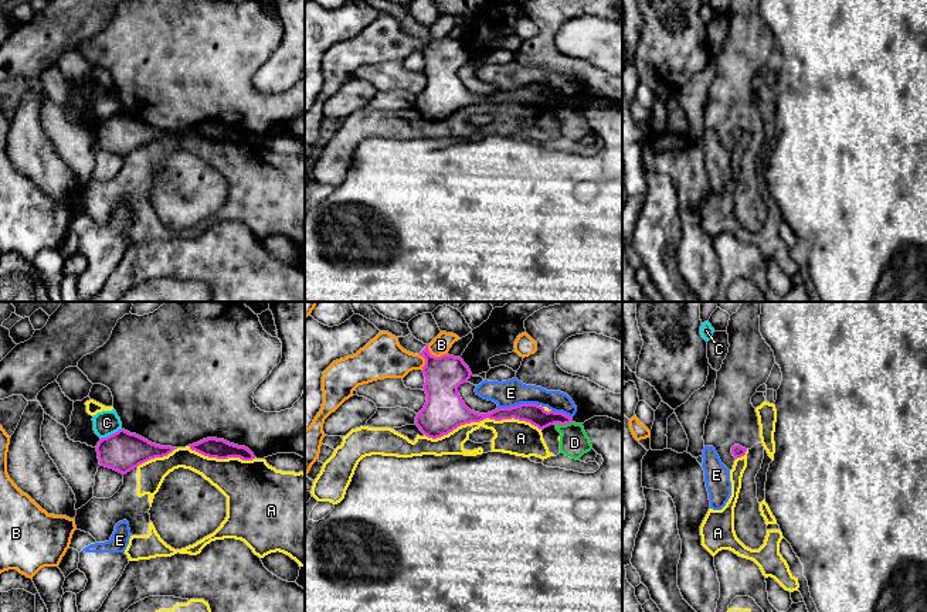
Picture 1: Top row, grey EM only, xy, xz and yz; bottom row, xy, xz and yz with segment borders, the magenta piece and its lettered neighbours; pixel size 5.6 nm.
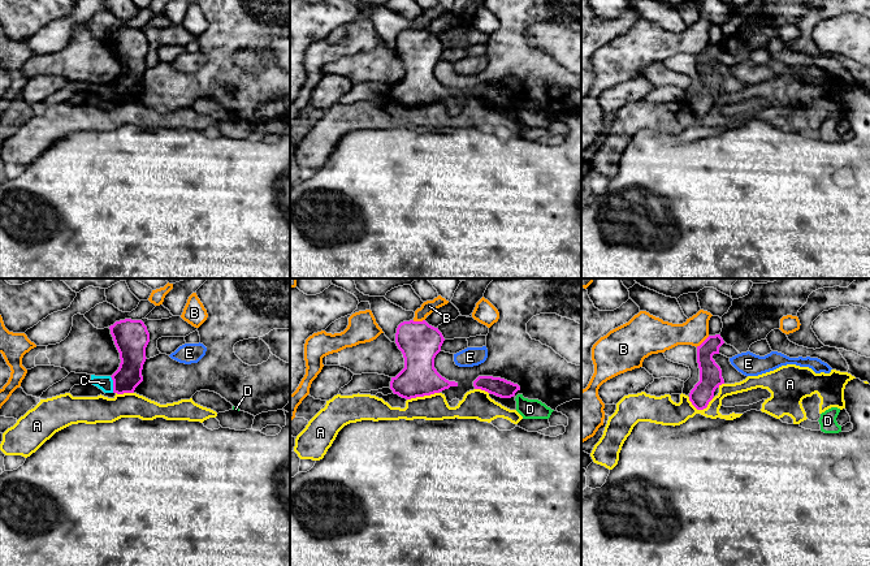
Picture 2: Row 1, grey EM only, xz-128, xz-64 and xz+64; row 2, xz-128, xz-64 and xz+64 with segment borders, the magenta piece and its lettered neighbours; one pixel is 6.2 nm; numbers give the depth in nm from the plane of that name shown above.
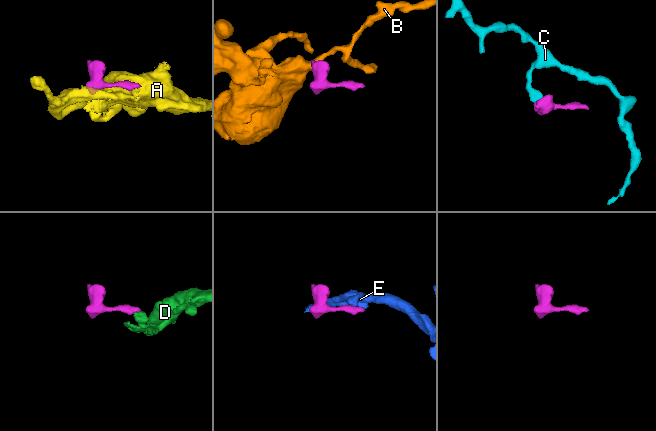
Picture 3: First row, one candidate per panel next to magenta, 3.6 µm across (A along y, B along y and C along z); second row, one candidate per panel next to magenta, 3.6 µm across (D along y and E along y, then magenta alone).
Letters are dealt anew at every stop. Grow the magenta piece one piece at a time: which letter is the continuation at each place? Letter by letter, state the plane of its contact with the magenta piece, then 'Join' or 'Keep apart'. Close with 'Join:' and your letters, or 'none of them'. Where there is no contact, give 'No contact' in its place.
A: Touches magenta in xz. Keep apart
B: Touches magenta in xz. Keep apart
C: Touches magenta in xy. Keep apart
D: Touches magenta in xz. Keep apart
E: Touches magenta in xz. Keep apart
Join: none of them

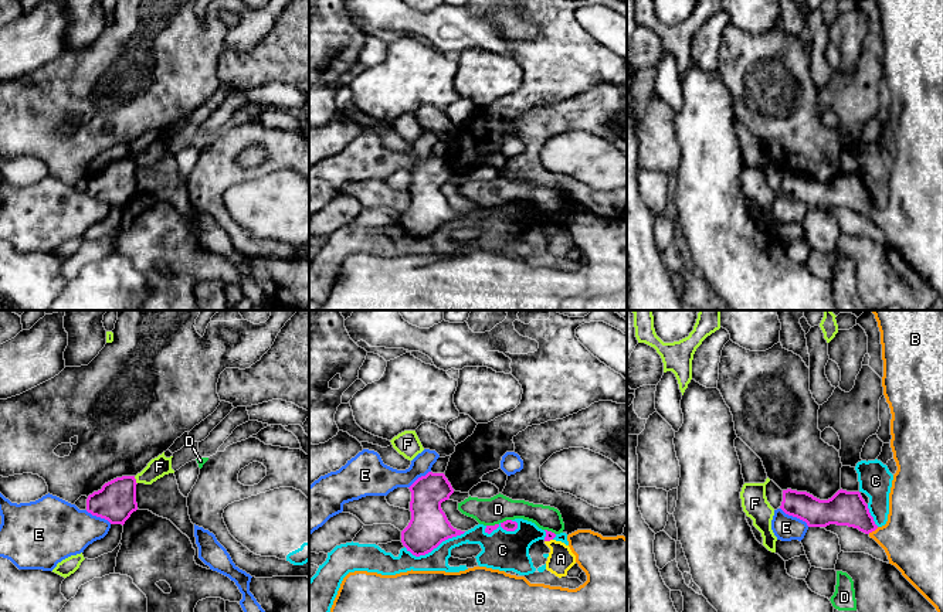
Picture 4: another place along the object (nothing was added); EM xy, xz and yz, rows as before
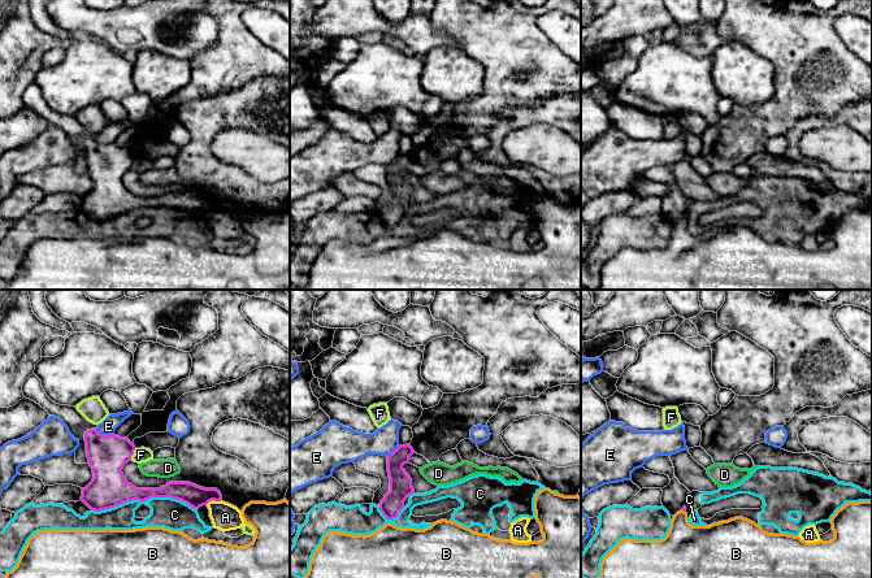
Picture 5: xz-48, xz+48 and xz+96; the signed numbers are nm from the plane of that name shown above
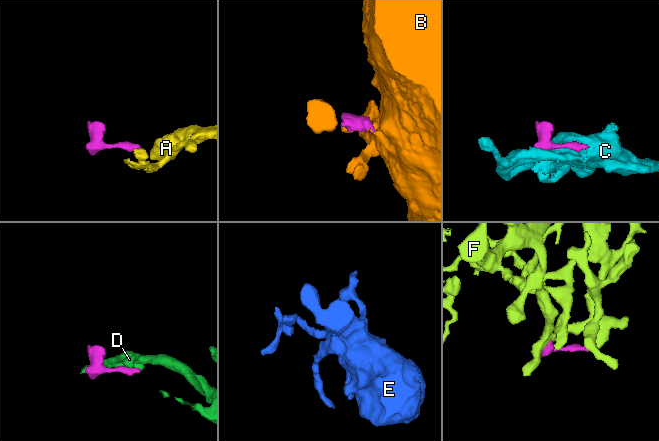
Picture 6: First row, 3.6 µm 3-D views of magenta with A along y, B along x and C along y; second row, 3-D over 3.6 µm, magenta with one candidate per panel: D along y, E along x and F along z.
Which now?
A: Touches magenta in xz. Keep apart
B: Touches magenta in yz. Join
C: Touches magenta in xz. Keep apart
D: Touches magenta in xz. Keep apart
E: Touches magenta in yz. Keep apart
F: Touches magenta in xy. Keep apart
Join: B

